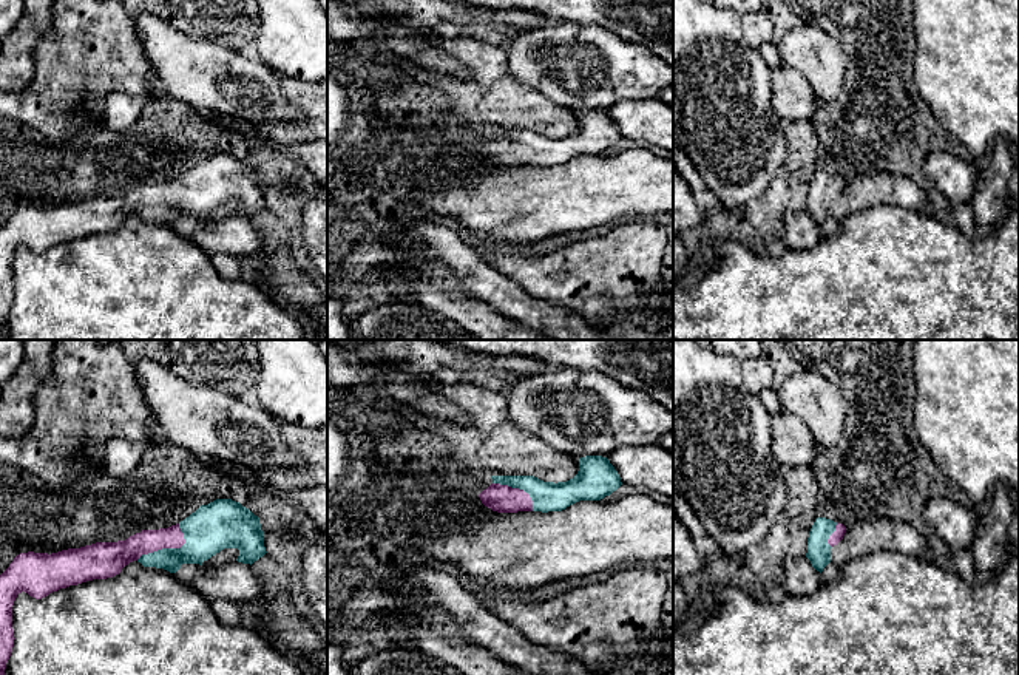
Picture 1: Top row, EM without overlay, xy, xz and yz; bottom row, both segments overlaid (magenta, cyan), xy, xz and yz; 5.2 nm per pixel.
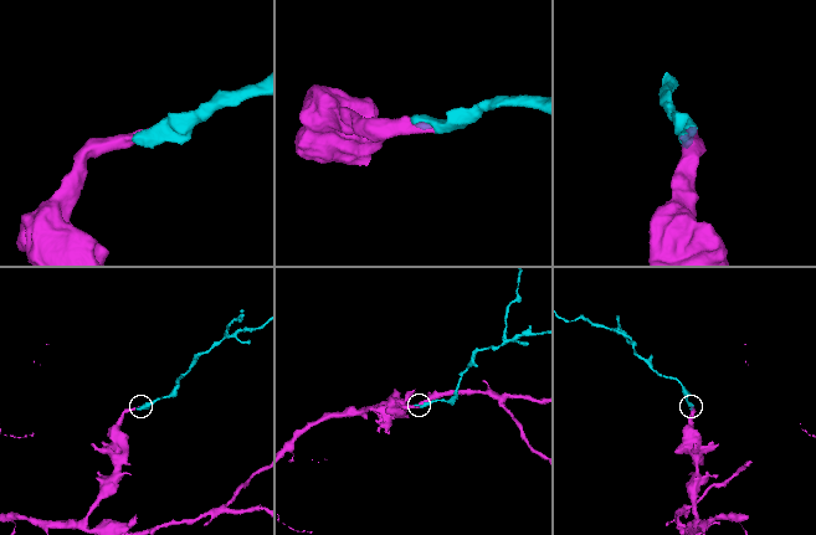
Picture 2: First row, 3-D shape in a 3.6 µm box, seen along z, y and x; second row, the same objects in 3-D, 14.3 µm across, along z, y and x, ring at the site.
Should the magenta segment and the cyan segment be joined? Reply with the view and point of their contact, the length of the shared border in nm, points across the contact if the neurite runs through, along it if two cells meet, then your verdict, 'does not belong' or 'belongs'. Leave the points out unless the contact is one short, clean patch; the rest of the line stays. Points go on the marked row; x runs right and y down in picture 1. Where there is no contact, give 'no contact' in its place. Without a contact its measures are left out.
contact xy (169, 547); length 300 nm; way xy (122, 552), (136, 547), (169, 547), (179, 547), (210, 529); belongs

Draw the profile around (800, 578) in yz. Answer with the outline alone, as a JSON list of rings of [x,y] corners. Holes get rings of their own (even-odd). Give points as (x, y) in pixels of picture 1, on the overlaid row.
[[[806,556],[784,561],[784,581],[780,593],[806,596],[817,592],[821,585],[821,573],[812,567]]]

